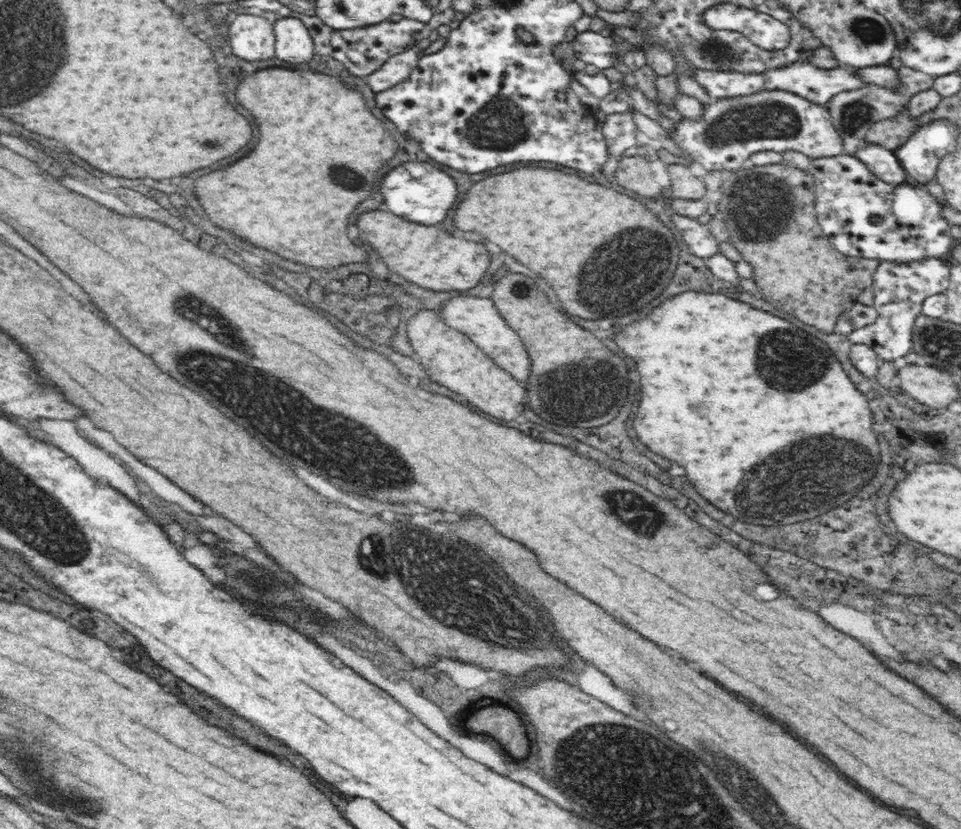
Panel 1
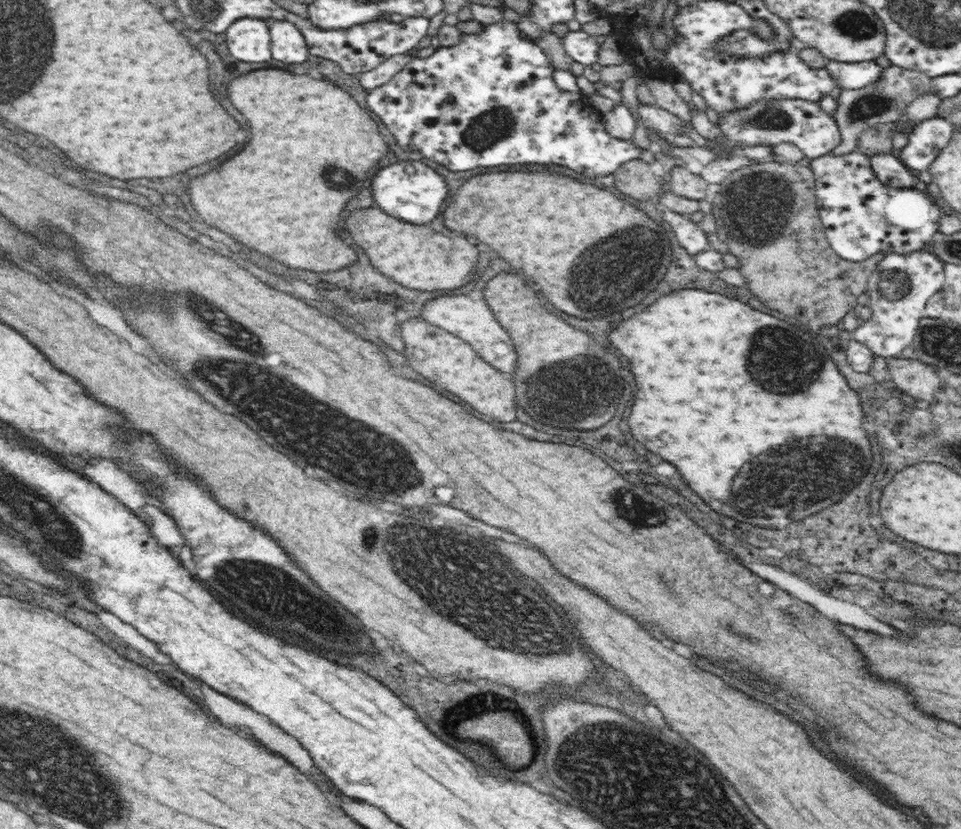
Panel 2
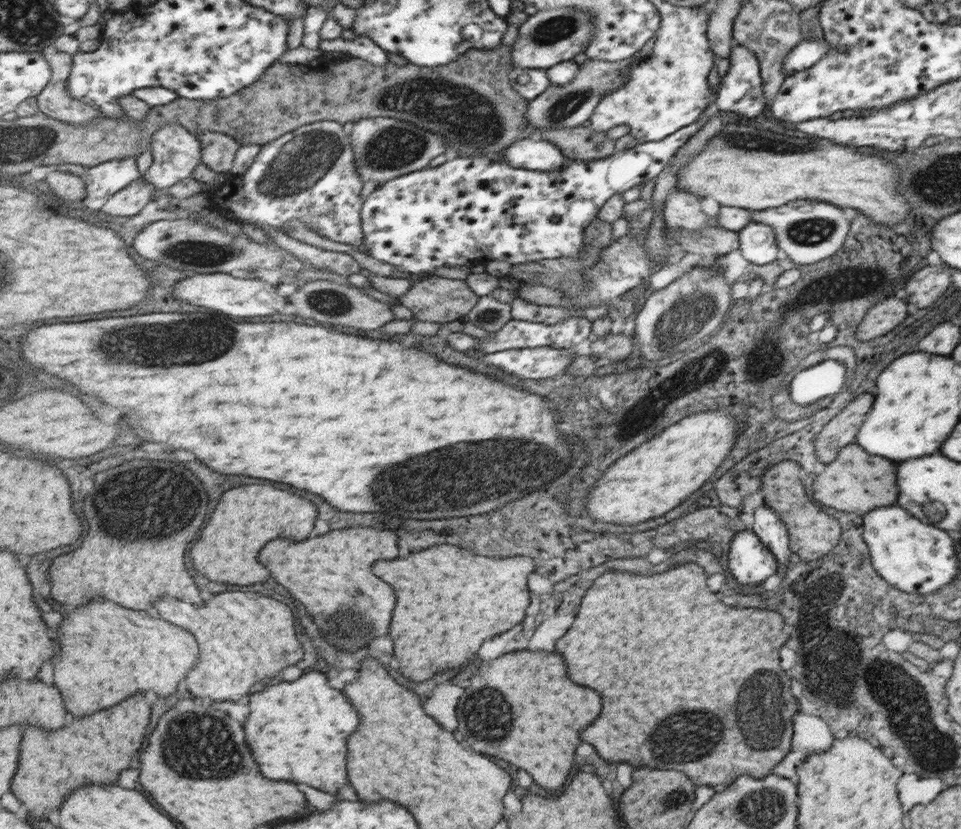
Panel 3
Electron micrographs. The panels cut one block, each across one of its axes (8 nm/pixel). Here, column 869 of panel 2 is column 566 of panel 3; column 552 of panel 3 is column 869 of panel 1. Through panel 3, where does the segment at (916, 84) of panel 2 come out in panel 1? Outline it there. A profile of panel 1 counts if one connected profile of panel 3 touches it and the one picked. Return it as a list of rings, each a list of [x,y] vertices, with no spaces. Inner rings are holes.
[[[903,66],[897,70],[897,75],[901,82],[901,89],[892,89],[892,87],[881,87],[872,84],[862,87],[858,91],[838,93],[826,104],[833,125],[843,140],[844,155],[855,156],[856,150],[864,148],[864,144],[866,143],[865,134],[874,123],[894,117],[902,110],[907,110],[906,106],[915,94],[933,88],[934,78],[929,74]]]

